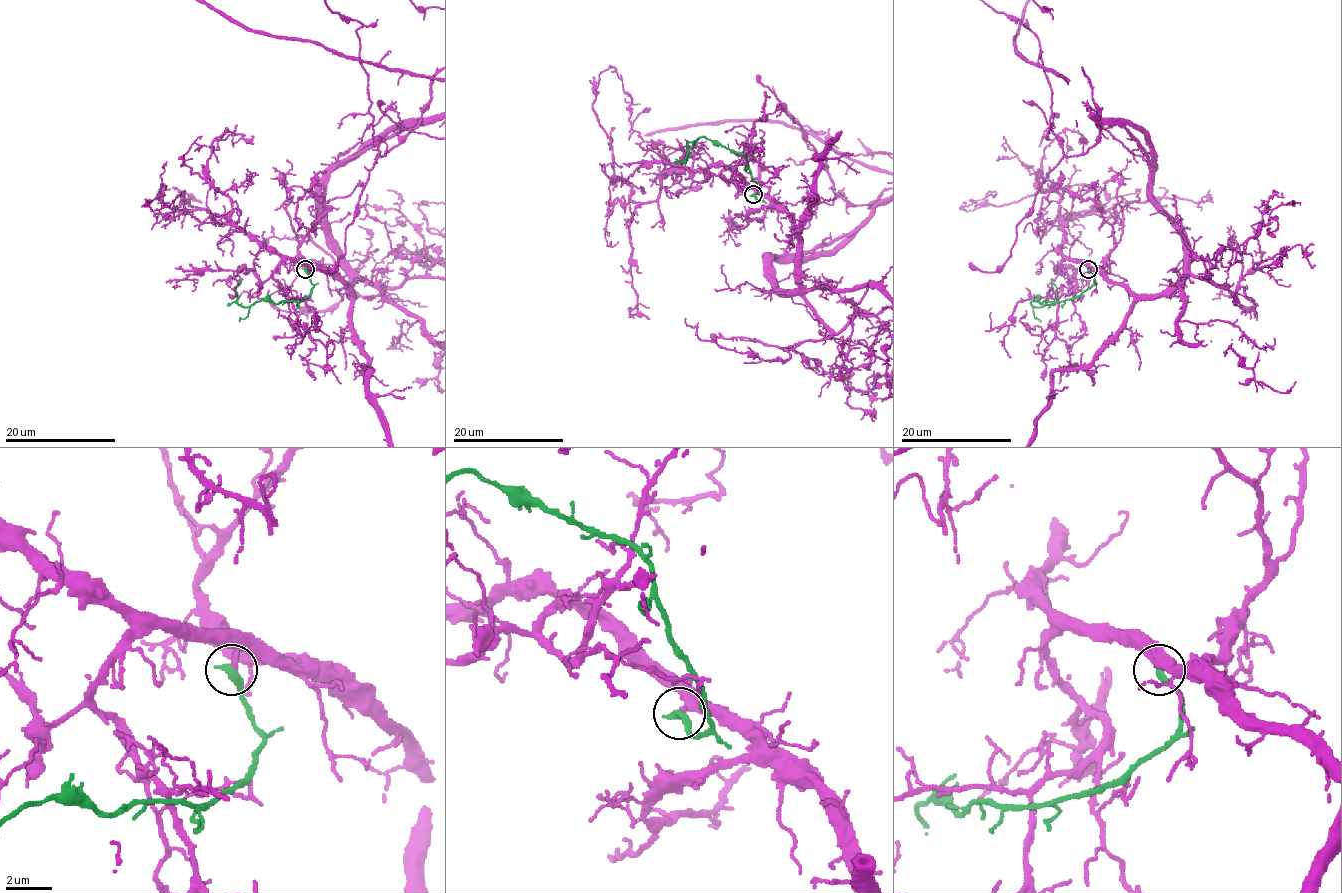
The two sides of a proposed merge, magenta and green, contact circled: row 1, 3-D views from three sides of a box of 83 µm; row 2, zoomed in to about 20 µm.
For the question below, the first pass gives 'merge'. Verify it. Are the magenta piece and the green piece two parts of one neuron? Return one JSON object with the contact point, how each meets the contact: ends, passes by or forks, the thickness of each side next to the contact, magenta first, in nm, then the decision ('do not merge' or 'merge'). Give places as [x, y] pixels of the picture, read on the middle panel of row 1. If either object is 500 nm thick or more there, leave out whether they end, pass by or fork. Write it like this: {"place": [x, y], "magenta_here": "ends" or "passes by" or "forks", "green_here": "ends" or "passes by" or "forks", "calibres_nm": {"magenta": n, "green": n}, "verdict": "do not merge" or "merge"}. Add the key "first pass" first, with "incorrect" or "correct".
{"first pass": "incorrect", "place": [753, 194], "magenta_here": "ends", "green_here": "ends", "calibres_nm": {"magenta": 190, "green": 360}, "verdict": "do not merge"}

